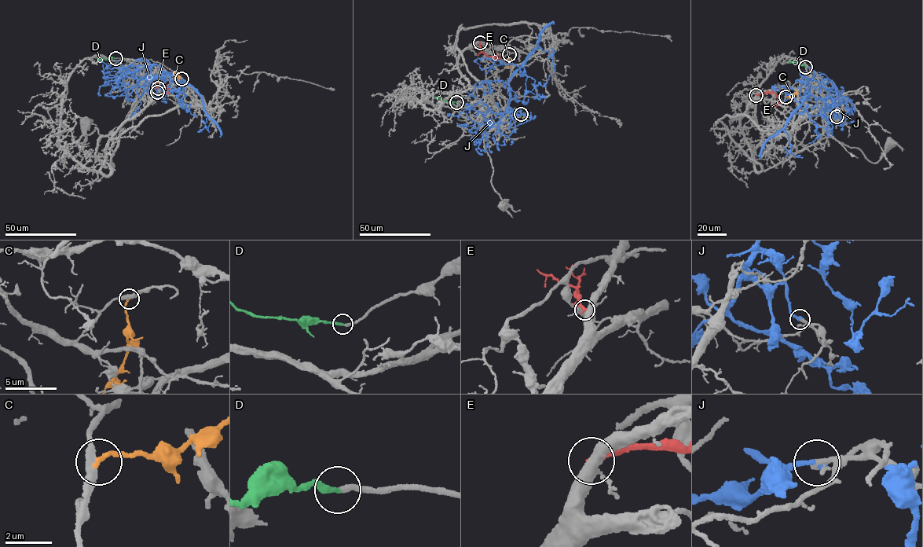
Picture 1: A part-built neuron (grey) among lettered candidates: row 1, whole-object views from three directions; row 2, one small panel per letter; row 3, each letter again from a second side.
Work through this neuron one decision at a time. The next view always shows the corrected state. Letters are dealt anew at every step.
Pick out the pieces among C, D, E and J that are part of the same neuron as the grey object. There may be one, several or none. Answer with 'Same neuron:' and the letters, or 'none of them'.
Same neuron: D

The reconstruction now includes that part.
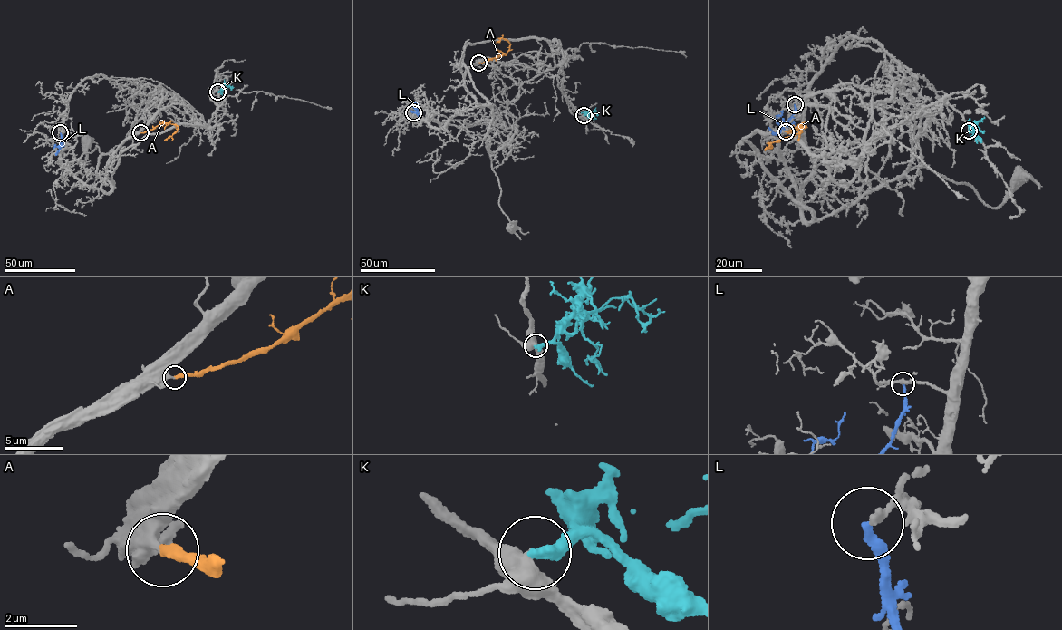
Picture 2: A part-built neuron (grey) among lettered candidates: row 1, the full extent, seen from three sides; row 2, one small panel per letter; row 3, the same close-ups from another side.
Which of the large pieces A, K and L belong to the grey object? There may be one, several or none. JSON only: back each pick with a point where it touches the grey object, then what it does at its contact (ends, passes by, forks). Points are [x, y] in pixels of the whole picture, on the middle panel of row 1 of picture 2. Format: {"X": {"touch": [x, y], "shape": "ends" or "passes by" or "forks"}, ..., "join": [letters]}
{"A": {"touch": [478, 62], "shape": "ends"}, "join": ["A"]}

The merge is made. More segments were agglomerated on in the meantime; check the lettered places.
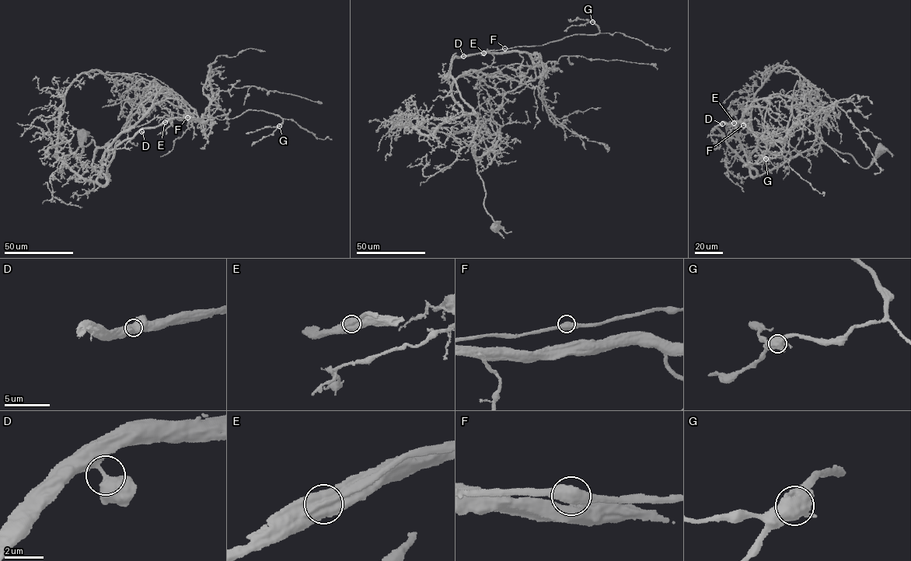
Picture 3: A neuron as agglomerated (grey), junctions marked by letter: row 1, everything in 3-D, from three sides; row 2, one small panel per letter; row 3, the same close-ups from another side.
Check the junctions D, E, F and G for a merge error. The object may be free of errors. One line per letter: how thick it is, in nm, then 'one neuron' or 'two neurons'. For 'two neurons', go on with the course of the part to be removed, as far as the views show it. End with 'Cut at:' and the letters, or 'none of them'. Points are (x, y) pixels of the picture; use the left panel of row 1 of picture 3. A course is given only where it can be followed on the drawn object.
D: calibre 500 nm; one neuron
E: calibre 800 nm; two neurons; course (165, 122), (183, 116), (228, 119), (249, 109), (263, 110), (292, 120), (317, 138), (332, 139)
F: calibre 600 nm; one neuron
G: calibre 650 nm; one neuron
Cut at: E

